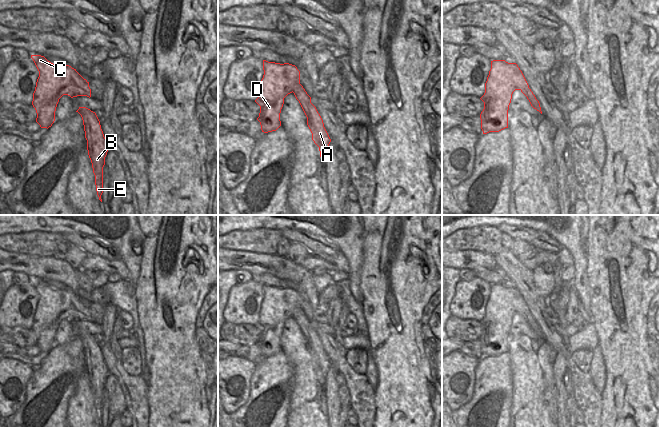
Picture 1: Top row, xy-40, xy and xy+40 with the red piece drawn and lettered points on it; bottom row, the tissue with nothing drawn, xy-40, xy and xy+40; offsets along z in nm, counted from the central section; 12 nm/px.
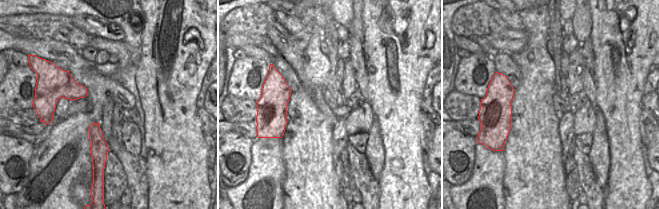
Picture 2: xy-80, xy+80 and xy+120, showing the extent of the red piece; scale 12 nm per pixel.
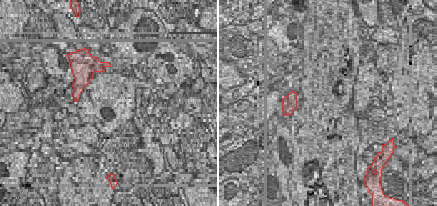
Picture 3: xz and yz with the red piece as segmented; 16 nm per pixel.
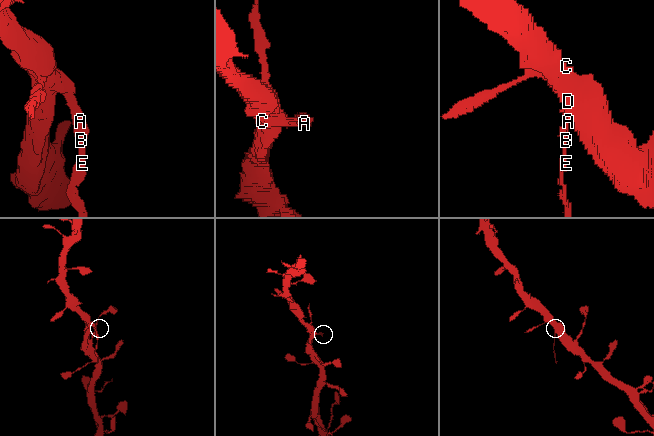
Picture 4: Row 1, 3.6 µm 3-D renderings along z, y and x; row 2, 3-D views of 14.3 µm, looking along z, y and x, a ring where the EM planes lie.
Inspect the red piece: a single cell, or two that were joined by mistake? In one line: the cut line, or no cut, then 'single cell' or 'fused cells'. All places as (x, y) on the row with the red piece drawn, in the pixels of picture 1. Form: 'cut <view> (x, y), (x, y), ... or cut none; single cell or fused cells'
cut xy (302, 87), (294, 86), (292, 91); fused cells

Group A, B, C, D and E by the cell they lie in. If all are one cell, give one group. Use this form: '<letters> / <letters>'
A B E / C D

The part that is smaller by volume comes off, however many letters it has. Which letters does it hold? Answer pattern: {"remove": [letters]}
{"remove": ["A", "B", "E"]}

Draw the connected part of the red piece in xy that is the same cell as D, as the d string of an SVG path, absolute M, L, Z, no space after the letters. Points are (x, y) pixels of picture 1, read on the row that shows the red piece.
M263 60L264 75L261 80L259 97L255 102L260 106L257 120L260 122L264 133L276 131L281 126L280 113L284 104L284 98L293 92L293 87L303 88L300 84L300 71L295 65L289 63L275 63Z

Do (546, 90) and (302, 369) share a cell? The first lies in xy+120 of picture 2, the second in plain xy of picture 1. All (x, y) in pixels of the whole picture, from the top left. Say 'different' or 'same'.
same

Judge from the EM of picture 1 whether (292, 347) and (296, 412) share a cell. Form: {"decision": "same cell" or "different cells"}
{"decision": "same cell"}

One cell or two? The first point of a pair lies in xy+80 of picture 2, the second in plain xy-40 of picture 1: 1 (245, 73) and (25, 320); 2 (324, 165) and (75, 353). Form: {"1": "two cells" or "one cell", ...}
{"1": "one cell", "2": "one cell"}

